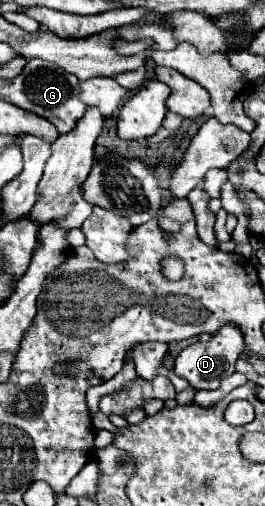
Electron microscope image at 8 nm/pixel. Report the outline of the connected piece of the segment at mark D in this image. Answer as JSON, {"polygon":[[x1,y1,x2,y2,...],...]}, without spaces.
{"polygon":[[223,326,223,330,213,334,209,342,205,342,205,344,195,342,195,344,187,346,177,356,173,372,177,376,185,378,189,382,189,386,193,386,195,390,217,390,221,380,235,372,235,362,243,350,245,350,245,342,241,340,241,334,237,334,237,330,233,330,233,326]]}

